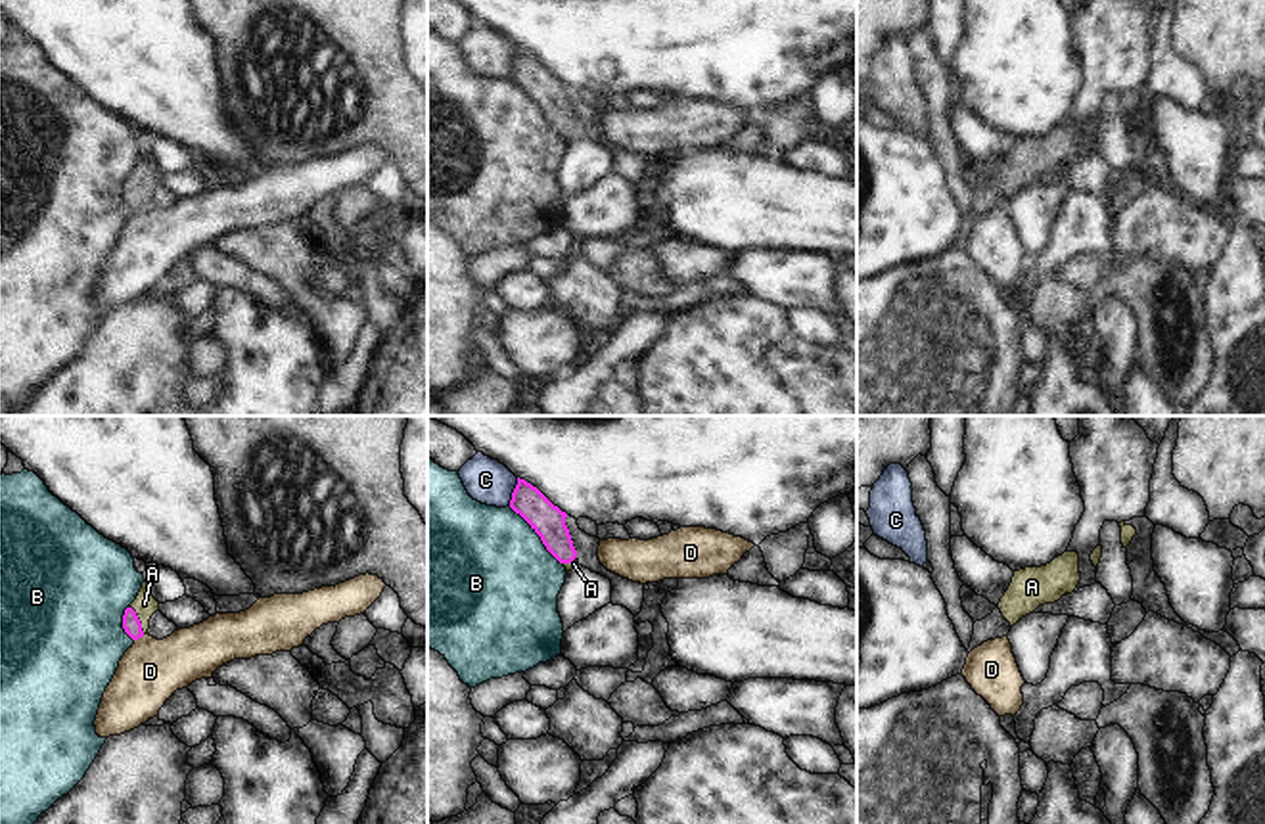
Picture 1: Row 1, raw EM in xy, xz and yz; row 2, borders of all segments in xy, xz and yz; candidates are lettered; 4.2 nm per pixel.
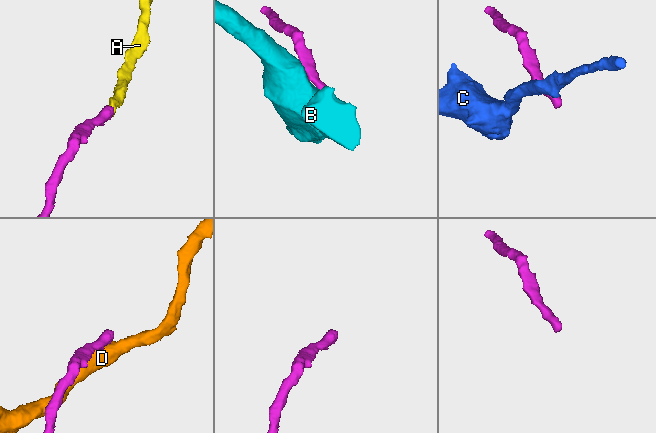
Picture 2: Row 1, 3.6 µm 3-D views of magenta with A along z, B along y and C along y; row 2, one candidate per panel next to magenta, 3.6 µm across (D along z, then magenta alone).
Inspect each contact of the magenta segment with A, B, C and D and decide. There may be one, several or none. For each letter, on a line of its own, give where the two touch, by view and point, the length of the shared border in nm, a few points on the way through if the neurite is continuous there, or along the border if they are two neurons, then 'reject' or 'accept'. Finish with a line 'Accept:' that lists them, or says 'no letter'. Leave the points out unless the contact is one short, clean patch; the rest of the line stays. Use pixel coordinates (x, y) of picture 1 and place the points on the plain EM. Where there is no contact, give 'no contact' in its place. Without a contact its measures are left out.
A: meets magenta in xy at (138, 190); contact 140 nm long; runs through xy (131, 194), (138, 190), (144, 175); accept
B: meets magenta in xz at (537, 104); contact 340 nm long; border along xz (508, 77), (562, 135); reject
C: meets magenta in xz at (514, 62); contact 130 nm long; reject
D: meets magenta in xy at (138, 207); contact 50 nm long; border along xy (144, 206), (135, 211); reject
Accept: A

